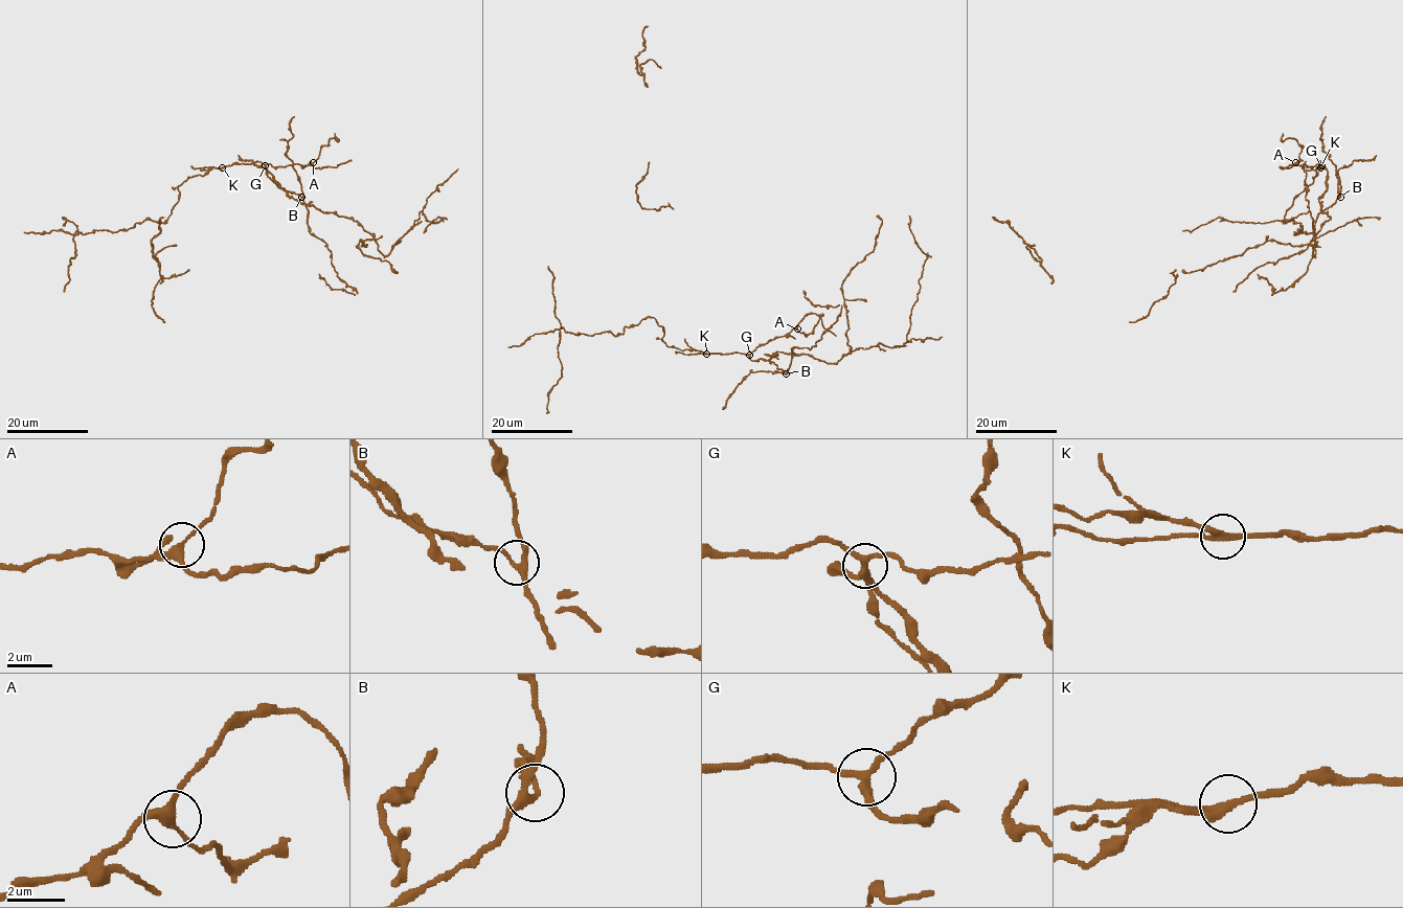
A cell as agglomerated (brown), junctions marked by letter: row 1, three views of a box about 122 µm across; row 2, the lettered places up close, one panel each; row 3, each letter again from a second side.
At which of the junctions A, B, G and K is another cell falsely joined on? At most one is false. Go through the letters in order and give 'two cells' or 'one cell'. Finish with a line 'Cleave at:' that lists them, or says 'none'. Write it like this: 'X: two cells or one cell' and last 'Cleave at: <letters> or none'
A: one cell
B: one cell
G: one cell
K: two cells
Cleave at: K

